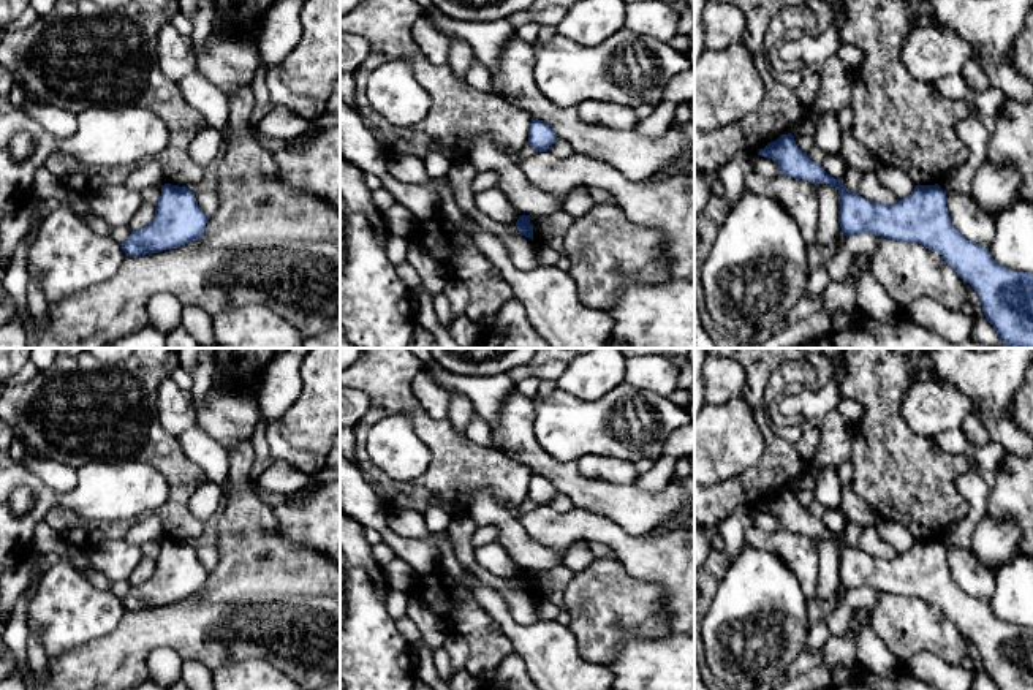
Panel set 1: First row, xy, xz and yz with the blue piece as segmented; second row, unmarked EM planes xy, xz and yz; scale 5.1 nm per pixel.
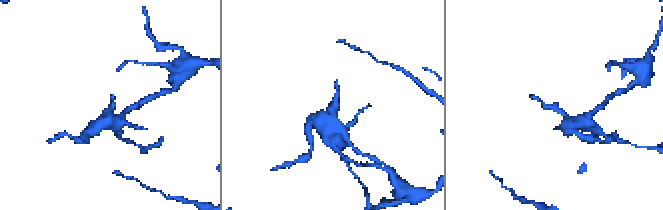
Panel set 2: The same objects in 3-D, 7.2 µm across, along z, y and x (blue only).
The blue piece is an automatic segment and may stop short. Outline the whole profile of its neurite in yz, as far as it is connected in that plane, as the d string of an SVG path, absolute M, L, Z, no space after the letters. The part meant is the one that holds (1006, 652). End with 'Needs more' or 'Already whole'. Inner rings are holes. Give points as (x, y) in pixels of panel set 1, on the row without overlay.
M791 487L781 489L777 495L769 497L759 505L761 511L772 513L780 529L805 533L812 538L827 538L838 544L838 578L843 589L854 590L870 587L880 592L918 597L929 605L941 609L944 617L952 622L963 636L970 638L981 654L986 674L993 681L998 690L1033 690L1033 628L1014 627L1000 620L990 609L989 603L965 593L951 578L946 562L946 548L938 538L916 540L916 543L903 554L892 559L873 557L862 552L857 546L849 546L843 540L843 533L827 529L819 518L808 513L800 505Z. Already whole

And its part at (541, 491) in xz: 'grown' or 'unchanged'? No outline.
unchanged

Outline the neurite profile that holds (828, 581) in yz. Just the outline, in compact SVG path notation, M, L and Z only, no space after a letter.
M816 538L816 548L821 555L821 573L818 578L816 597L827 601L840 584L838 578L838 544L827 538Z

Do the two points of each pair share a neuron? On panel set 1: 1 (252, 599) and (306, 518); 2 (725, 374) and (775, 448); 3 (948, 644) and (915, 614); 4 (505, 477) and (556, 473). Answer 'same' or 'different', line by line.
1: different
2: different
3: same
4: different

